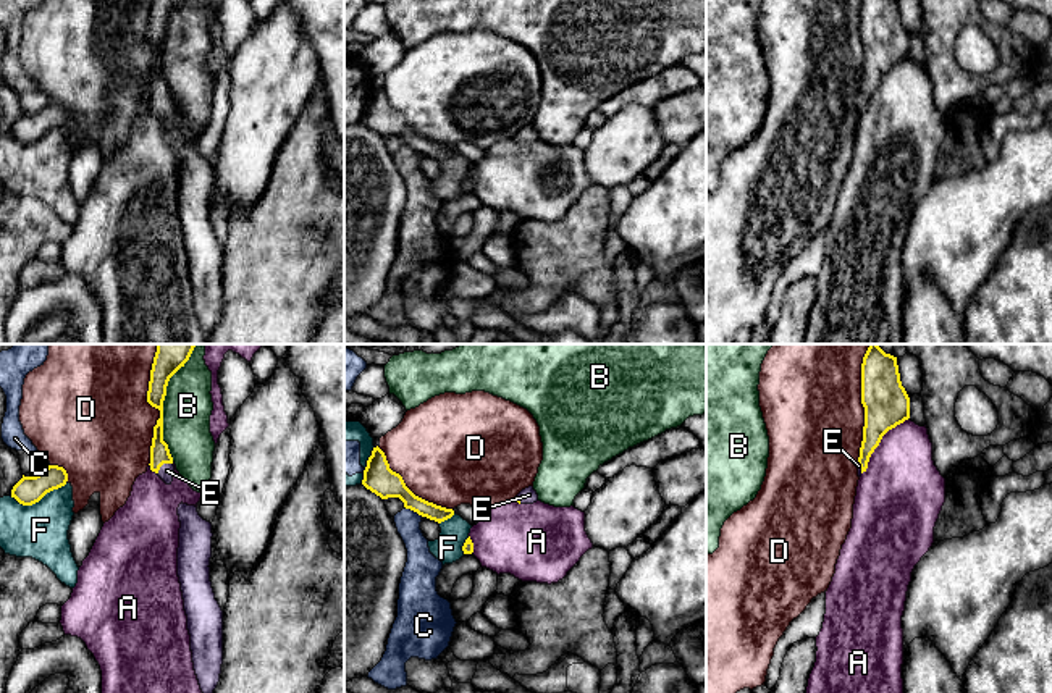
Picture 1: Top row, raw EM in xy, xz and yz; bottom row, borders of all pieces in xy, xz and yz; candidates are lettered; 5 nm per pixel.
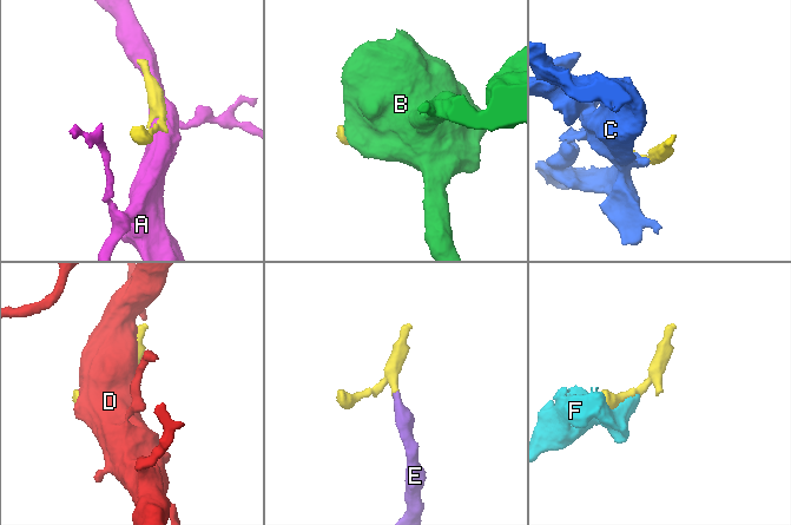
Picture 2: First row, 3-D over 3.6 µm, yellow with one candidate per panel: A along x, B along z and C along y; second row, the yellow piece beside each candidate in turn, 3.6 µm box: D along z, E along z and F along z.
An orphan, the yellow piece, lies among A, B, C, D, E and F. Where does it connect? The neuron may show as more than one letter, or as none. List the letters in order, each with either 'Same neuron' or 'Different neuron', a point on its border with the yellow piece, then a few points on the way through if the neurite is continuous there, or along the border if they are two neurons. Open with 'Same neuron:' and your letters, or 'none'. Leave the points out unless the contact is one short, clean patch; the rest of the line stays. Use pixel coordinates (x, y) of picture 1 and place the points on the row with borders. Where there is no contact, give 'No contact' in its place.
Same neuron: E
A: Different neuron. Touches yellow at yz (879, 441)
B: Different neuron. Touches yellow at xy (162, 403)
C: Different neuron. Touches yellow at xz (414, 511)
D: Different neuron. Touches yellow at xy (152, 406)
E: Same neuron. Touches yellow at xy (162, 464). Path across: xy (160, 454), (162, 464), (167, 470)
F: Different neuron. Touches yellow at xy (39, 499)

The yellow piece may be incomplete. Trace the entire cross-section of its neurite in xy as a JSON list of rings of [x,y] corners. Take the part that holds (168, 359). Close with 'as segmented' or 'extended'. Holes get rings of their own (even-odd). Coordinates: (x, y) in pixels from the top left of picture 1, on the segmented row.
[[[157,344],[150,370],[147,402],[160,410],[160,418],[154,426],[149,465],[166,485],[173,481],[175,465],[168,444],[163,441],[163,401],[170,378],[184,367],[196,346],[197,344]]]; extended

